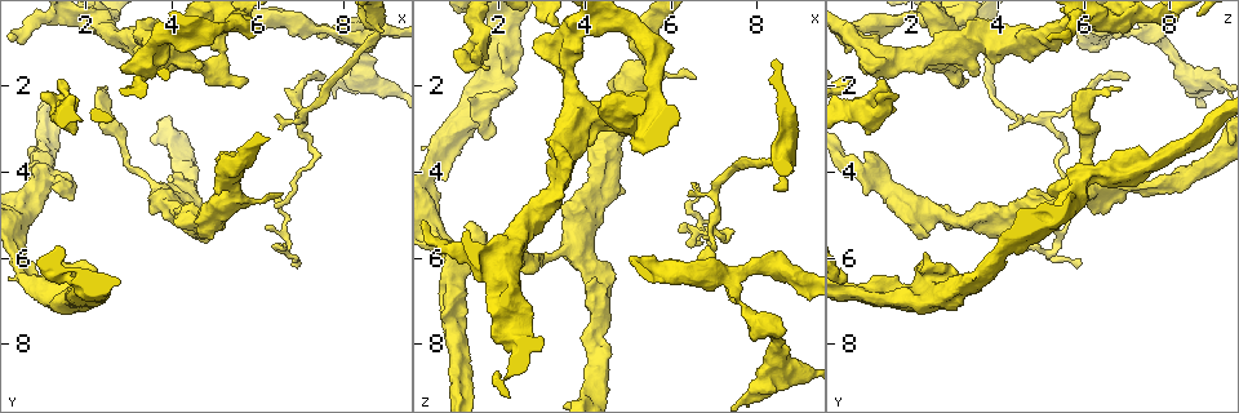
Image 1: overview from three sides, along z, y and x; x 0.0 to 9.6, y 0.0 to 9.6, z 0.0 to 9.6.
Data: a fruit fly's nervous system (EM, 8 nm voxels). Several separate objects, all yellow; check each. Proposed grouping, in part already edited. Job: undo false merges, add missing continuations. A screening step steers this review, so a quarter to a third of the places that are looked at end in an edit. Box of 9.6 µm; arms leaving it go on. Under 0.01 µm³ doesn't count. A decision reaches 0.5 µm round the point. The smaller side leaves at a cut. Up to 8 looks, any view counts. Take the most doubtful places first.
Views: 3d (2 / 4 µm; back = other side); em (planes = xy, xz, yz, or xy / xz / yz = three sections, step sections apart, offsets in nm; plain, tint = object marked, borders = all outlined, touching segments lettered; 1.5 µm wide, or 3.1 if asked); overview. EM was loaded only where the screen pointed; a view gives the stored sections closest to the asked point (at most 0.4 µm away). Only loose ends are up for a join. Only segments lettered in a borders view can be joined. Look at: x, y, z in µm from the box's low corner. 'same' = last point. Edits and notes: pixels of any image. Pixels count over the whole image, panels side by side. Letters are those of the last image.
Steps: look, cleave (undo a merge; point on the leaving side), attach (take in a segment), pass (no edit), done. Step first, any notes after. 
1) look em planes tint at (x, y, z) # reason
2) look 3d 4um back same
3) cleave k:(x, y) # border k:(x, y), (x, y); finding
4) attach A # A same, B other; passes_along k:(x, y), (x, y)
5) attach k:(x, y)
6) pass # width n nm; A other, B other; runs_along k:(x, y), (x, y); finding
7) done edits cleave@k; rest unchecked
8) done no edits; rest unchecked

look 3d 4um at (2.25, 2.00, 6.85) # free end

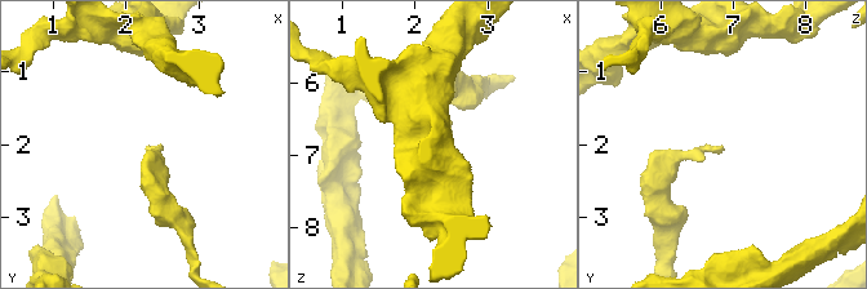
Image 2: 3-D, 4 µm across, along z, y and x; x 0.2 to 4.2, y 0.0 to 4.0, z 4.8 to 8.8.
look em yz step 4 borders at (2.30, 2.05, 6.85) # now the EM

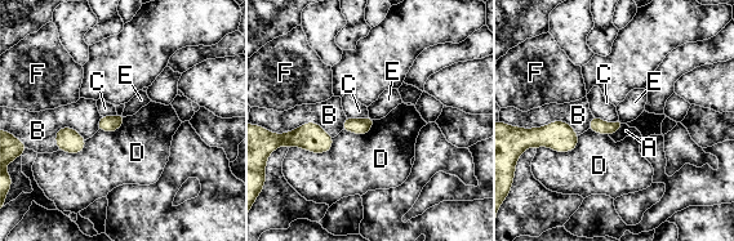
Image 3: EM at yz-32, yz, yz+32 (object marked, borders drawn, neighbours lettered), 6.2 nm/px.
look em planes borders same # cut it another way

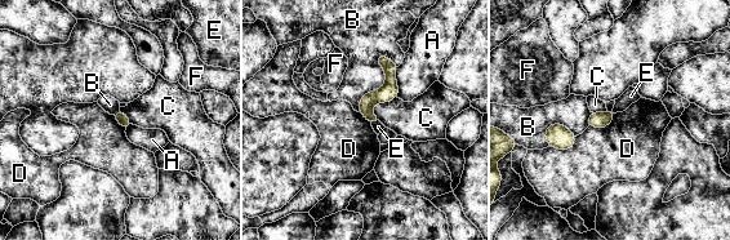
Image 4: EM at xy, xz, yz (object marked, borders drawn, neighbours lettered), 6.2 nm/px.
pass # A other, B other, C other, D other, E other, F other; runs_along 4:(382, 58), (390, 85), (369, 105), (372, 118); none of them fits

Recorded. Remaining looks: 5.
look em xz step 4 tint at (1.30, 5.90, 2.35)

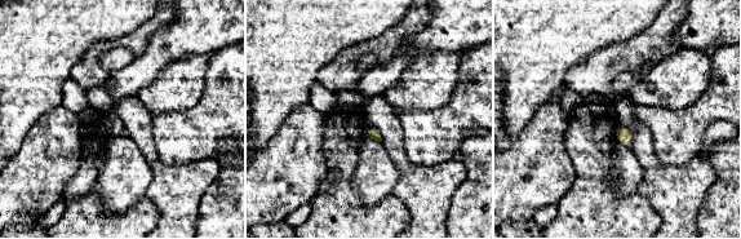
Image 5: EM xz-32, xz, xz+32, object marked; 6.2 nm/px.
look em xz step 4 borders same

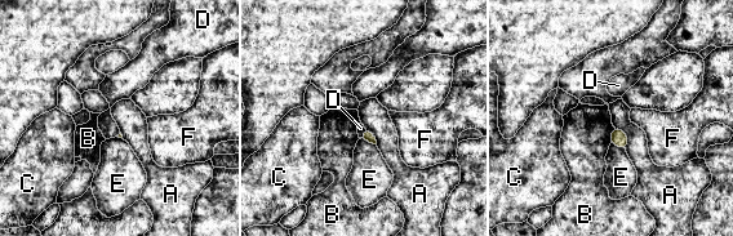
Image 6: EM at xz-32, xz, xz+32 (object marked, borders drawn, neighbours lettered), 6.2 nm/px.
pass # A other, B other, C other, D other, E other, F other; no lettered segment goes on from it

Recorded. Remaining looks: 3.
look em planes borders at (0.95, 4.25, 5.90) # abrupt turn

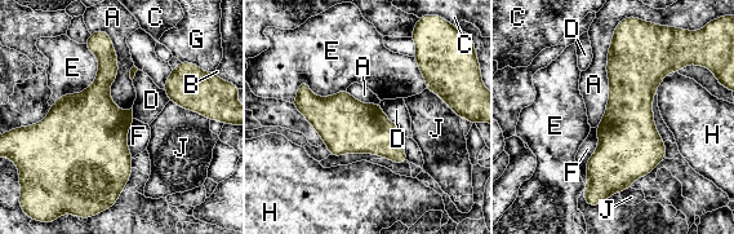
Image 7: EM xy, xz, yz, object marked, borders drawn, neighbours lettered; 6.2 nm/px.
pass # A other, B other, C other, D other, E other, F other, G other, H other, J other; continuous, no second neuron

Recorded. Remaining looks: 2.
done no edits; rest unchecked

